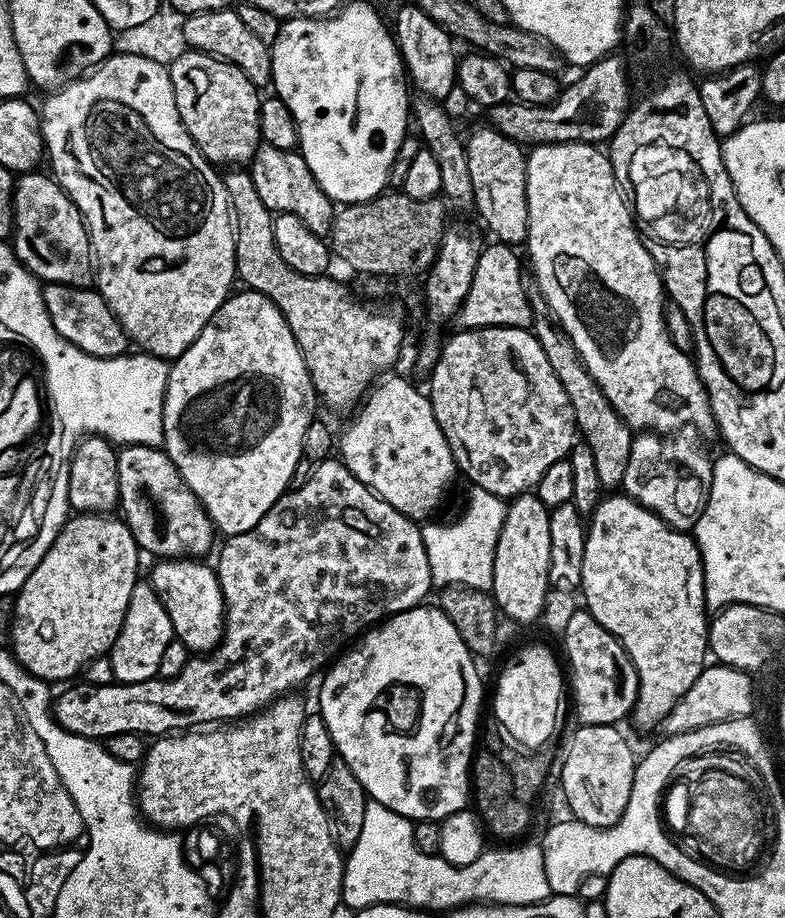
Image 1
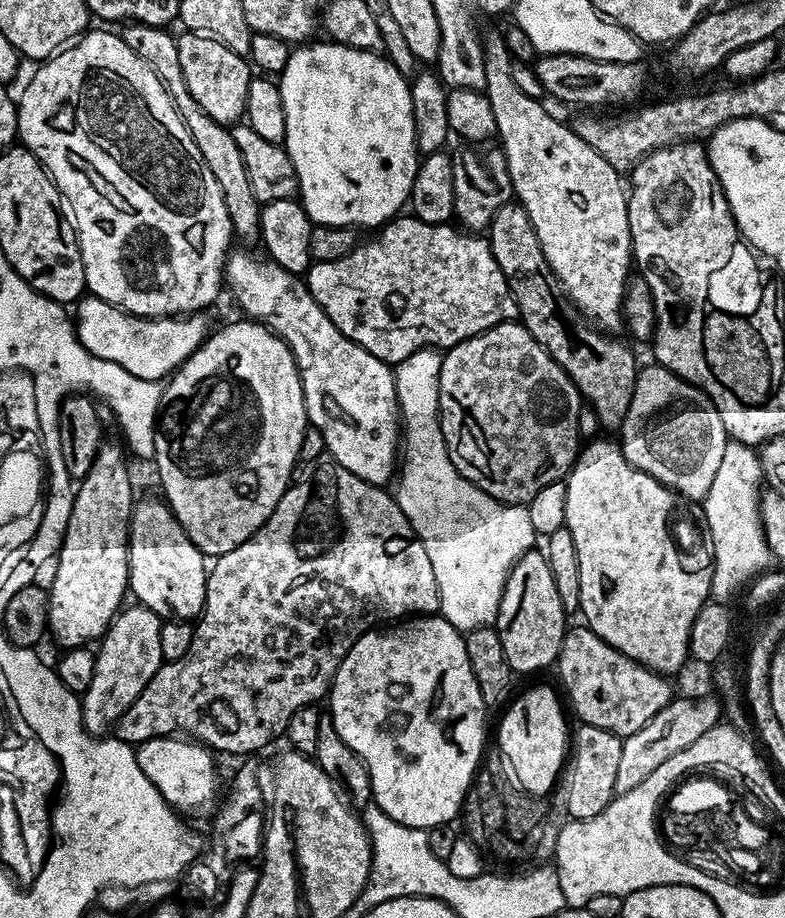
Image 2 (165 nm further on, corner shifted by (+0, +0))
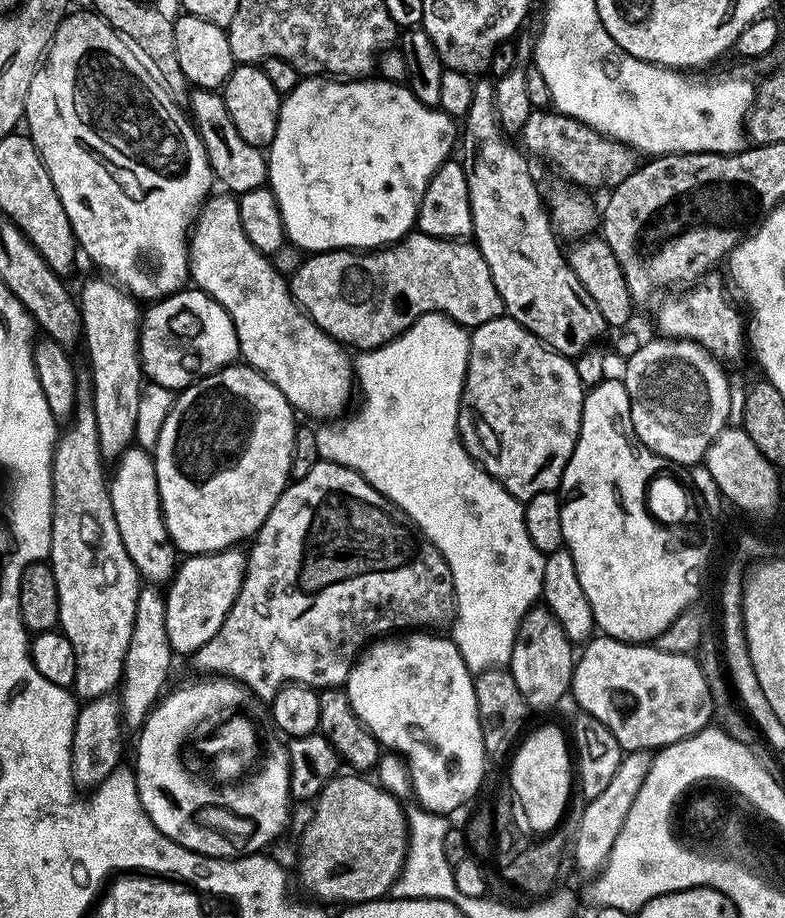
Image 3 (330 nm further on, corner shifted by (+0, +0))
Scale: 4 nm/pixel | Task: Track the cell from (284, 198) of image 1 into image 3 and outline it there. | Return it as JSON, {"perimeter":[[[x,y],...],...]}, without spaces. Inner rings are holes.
{"perimeter":[[[197,88],[191,93],[191,100],[190,119],[204,144],[213,177],[219,183],[221,180],[228,187],[225,189],[232,194],[243,194],[265,187],[268,182],[268,157],[261,149],[250,146],[250,142],[240,137],[226,110],[223,95],[211,88]]]}

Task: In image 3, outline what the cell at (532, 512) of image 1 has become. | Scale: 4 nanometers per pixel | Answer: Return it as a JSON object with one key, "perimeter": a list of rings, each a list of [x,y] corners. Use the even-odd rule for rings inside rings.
{"perimeter":[[[534,606],[524,615],[514,638],[512,657],[506,665],[529,709],[552,708],[569,695],[574,667],[574,644],[566,638],[566,630],[558,626],[558,618],[549,608]],[[573,648],[573,652],[572,652]]]}

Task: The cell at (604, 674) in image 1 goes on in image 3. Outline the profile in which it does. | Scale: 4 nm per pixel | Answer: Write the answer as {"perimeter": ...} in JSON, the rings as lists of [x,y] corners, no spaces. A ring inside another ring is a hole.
{"perimeter":[[[593,635],[579,649],[572,669],[571,699],[576,699],[579,711],[598,718],[618,738],[618,746],[625,752],[650,752],[670,746],[709,727],[714,716],[714,705],[708,676],[695,655],[670,654],[658,650],[651,643],[628,644],[613,636]]]}

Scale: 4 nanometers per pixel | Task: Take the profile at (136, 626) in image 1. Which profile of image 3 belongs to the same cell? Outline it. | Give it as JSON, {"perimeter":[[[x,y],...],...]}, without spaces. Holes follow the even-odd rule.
{"perimeter":[[[115,695],[99,696],[79,705],[72,735],[72,783],[77,789],[95,790],[109,774],[121,767],[120,754],[124,750],[124,740],[120,735],[125,735],[125,732],[124,721],[120,719],[120,701]]]}

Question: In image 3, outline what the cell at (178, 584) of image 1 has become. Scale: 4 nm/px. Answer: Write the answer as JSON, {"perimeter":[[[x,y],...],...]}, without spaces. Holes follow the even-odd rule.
{"perimeter":[[[130,447],[115,461],[114,468],[116,473],[113,476],[111,473],[108,493],[112,499],[114,518],[118,522],[118,534],[122,534],[122,546],[126,546],[126,554],[130,554],[145,581],[156,586],[163,585],[176,575],[178,553],[164,525],[153,453],[147,448]]]}

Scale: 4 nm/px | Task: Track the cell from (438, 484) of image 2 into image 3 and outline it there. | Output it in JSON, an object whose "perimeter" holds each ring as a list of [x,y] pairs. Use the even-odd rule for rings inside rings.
{"perimeter":[[[428,312],[425,316],[419,316],[401,336],[396,336],[388,344],[383,344],[380,348],[361,351],[354,360],[354,380],[358,385],[360,409],[356,413],[353,411],[343,418],[337,419],[335,422],[321,423],[320,428],[315,429],[315,433],[318,442],[318,454],[322,460],[341,464],[358,472],[363,480],[370,482],[370,486],[374,486],[374,490],[381,492],[390,503],[398,505],[416,523],[416,527],[440,551],[442,558],[448,563],[448,569],[452,575],[452,585],[456,591],[456,619],[450,625],[450,638],[458,646],[468,671],[475,674],[485,672],[491,668],[505,667],[508,659],[512,657],[514,638],[518,634],[518,626],[524,615],[534,607],[542,596],[545,553],[539,552],[534,546],[534,542],[530,542],[530,534],[526,534],[524,504],[510,495],[490,473],[485,472],[472,459],[471,454],[464,449],[464,444],[460,441],[458,414],[460,413],[460,399],[462,398],[464,379],[468,369],[469,335],[469,329],[462,327],[461,324],[455,324],[449,316],[444,316],[440,312]]]}

